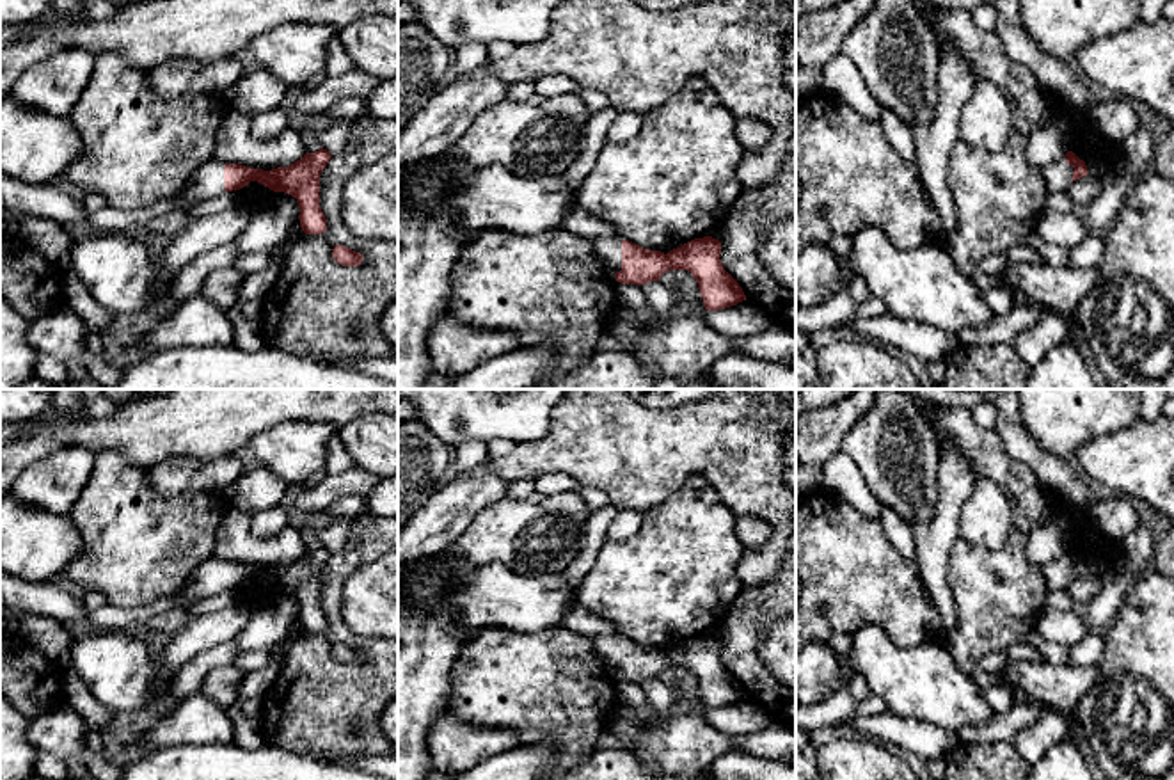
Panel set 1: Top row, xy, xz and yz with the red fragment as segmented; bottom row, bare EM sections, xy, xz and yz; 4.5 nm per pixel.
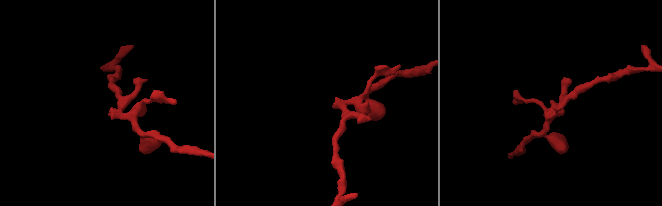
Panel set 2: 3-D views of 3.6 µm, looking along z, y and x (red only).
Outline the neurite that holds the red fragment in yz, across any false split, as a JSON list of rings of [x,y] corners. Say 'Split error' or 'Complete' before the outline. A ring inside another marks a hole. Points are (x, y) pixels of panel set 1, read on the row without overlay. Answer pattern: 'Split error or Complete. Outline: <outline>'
Split error. Outline: [[[1067,549],[1062,558],[1043,567],[1048,592],[1069,590],[1073,579],[1089,572],[1087,563],[1073,549]]]

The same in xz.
Split error. Outline: [[[599,634],[591,640],[597,654],[622,682],[641,684],[659,679],[668,668],[687,668],[698,681],[705,707],[718,709],[746,698],[742,686],[719,657],[721,640],[712,634],[694,636],[668,652],[616,634]]]

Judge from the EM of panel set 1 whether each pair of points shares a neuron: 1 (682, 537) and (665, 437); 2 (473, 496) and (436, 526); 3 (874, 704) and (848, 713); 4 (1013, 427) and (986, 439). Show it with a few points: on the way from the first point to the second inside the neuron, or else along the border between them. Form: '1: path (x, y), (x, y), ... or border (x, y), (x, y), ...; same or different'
1: border (714, 487), (693, 473), (643, 514); different
2: path (464, 498), (444, 517); same
3: path (867, 706), (855, 708); same
4: border (993, 429), (1002, 446), (1025, 464); different

